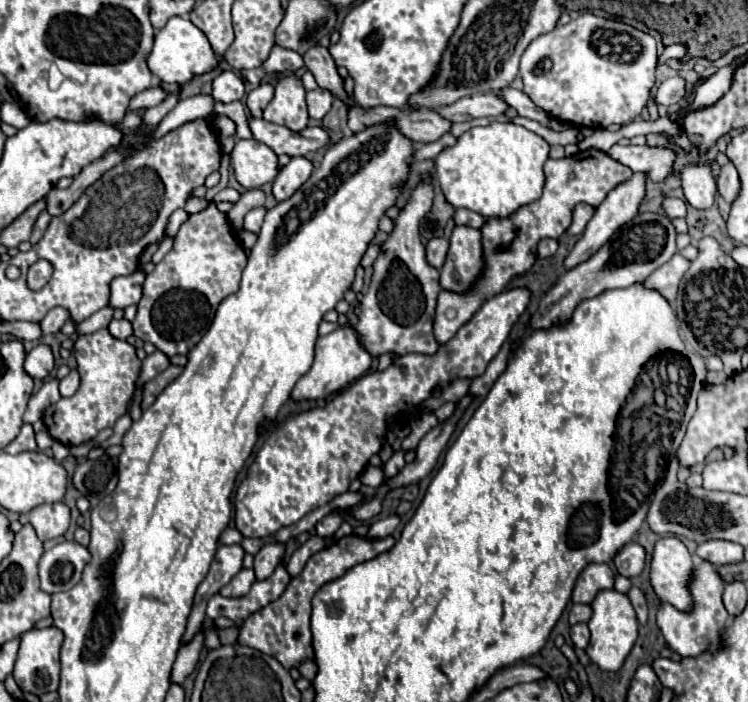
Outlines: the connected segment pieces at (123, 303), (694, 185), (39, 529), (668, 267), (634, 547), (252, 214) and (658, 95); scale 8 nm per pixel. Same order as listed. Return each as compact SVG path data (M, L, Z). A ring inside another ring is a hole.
M134 272L128 276L118 276L110 284L110 308L126 308L138 304L142 296L144 272Z
M686 164L680 174L686 202L696 210L708 210L716 198L716 178L710 174L710 168Z
M40 504L30 514L30 524L34 526L40 540L50 540L62 536L70 526L70 510L66 504Z
M674 254L664 266L660 266L656 272L652 272L652 276L648 276L644 286L648 290L660 292L668 302L674 302L678 294L678 284L684 272L688 270L688 266L690 262L686 258L682 258L680 254Z
M628 542L614 556L614 566L622 576L632 578L632 576L638 576L642 572L644 560L646 560L646 550L638 542Z
M264 206L250 210L246 214L246 218L244 218L244 228L250 230L250 232L254 232L254 234L258 234L260 232L260 226L262 226L262 220L264 220L264 212L266 212Z
M668 78L654 92L654 102L664 104L664 106L674 106L680 100L684 100L684 96L686 96L684 80L682 78Z

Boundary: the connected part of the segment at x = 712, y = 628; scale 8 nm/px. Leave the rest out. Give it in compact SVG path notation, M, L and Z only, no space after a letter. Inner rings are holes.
M702 562L696 570L694 570L694 582L692 582L692 598L696 600L696 608L692 614L682 614L680 610L672 608L670 604L662 604L660 610L658 610L658 628L662 630L664 638L666 638L666 644L678 652L680 656L688 658L696 658L708 650L714 648L714 644L718 642L718 636L720 632L726 628L730 616L728 612L724 610L724 604L722 604L722 580L716 572L716 568L708 562Z

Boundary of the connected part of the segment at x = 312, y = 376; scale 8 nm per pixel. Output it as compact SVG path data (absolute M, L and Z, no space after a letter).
M338 328L326 336L320 336L316 340L316 356L312 368L296 382L292 390L294 402L312 402L312 400L324 400L336 392L346 390L352 382L356 382L360 376L366 374L366 370L372 364L372 356L364 352L356 340L356 332L352 328Z

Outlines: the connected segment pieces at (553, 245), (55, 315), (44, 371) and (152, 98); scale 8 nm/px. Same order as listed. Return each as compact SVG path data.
M546 238L546 240L538 242L538 258L550 258L550 256L554 256L556 250L558 250L558 242L556 240Z
M60 306L52 308L52 310L40 320L42 332L44 332L44 334L54 334L54 332L58 332L58 330L66 324L68 318L70 318L70 312L68 312L66 308L60 308Z
M38 344L26 354L24 370L32 378L48 378L52 368L54 368L54 356L52 356L52 348L48 344Z
M148 88L140 94L136 94L132 100L130 100L130 106L128 106L128 112L136 112L136 110L146 110L146 108L152 108L156 104L160 104L164 100L166 92L162 88Z

